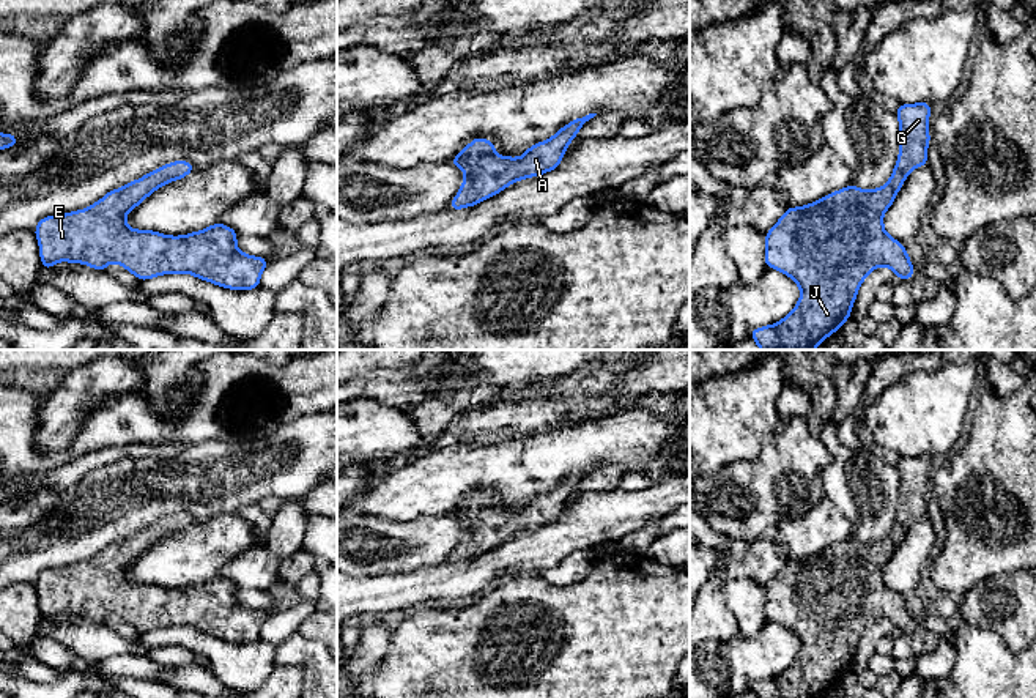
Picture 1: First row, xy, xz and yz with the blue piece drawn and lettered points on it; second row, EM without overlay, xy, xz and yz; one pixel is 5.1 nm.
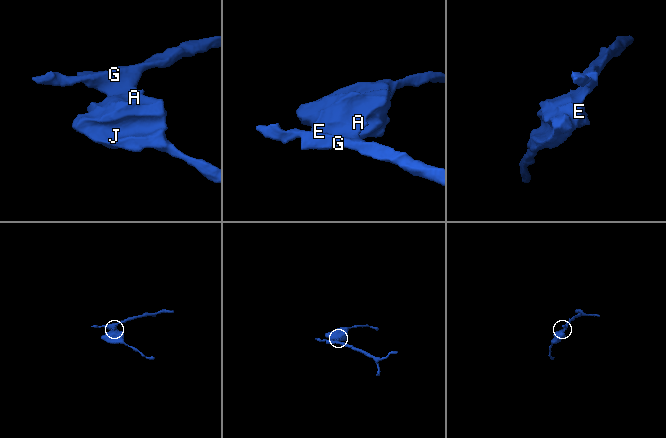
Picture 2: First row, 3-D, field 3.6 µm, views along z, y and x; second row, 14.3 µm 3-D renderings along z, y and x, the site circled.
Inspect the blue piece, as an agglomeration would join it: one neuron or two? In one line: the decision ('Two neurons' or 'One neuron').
One neuron

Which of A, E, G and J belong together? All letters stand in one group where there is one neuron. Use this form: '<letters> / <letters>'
A E G J

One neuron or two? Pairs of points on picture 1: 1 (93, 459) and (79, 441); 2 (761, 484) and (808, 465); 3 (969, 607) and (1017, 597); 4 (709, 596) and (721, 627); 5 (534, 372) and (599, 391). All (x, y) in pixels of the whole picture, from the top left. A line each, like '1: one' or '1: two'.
1: two
2: one
3: one
4: one
5: two

